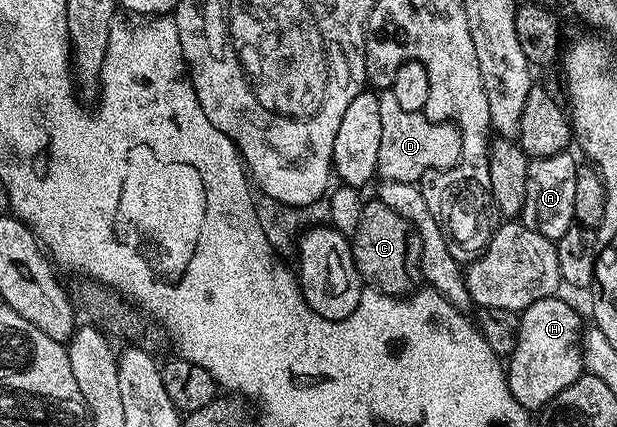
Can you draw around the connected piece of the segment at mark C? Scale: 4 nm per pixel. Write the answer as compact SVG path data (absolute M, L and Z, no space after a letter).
M376 198L368 199L364 203L357 230L349 240L360 277L372 289L386 292L388 296L410 293L413 288L411 280L420 279L421 268L413 255L413 248L411 252L411 242L413 246L411 225Z

